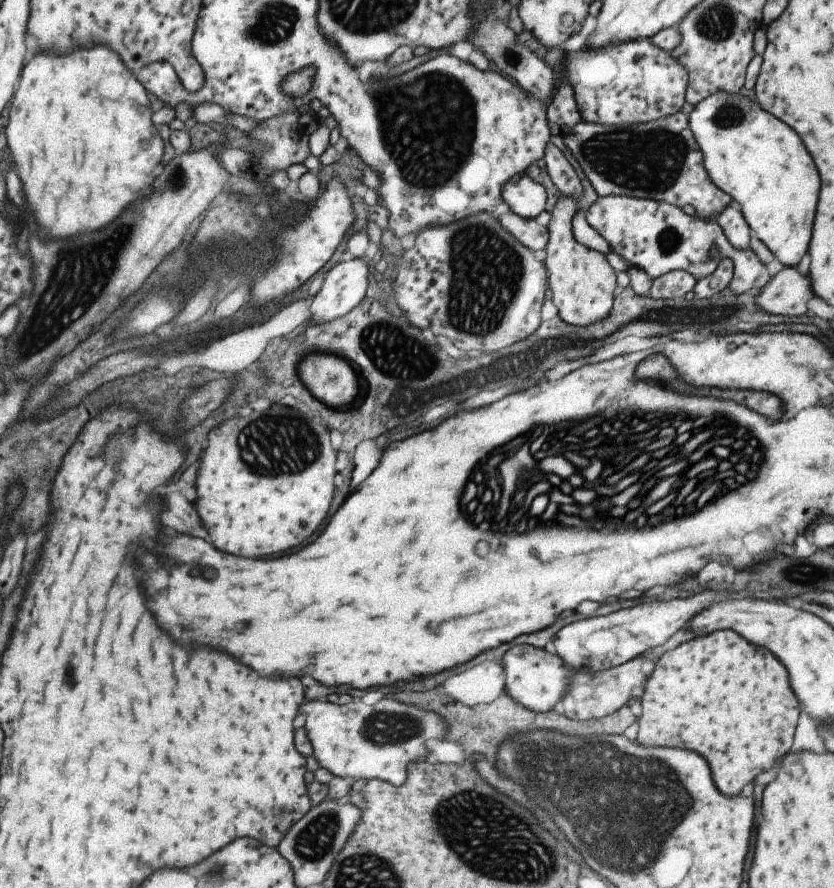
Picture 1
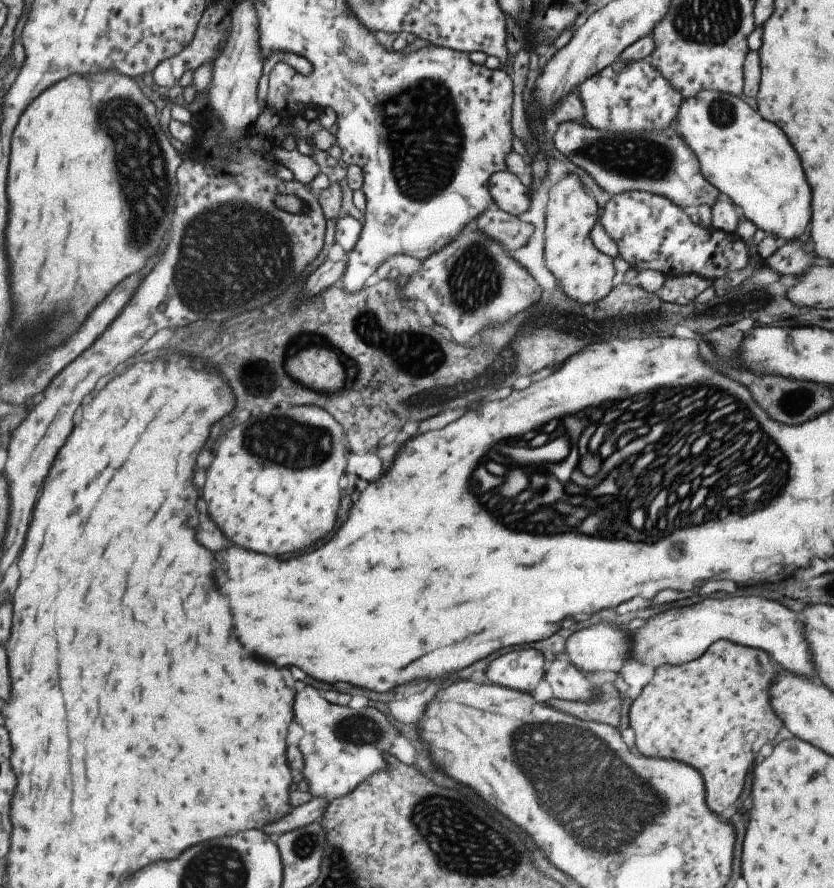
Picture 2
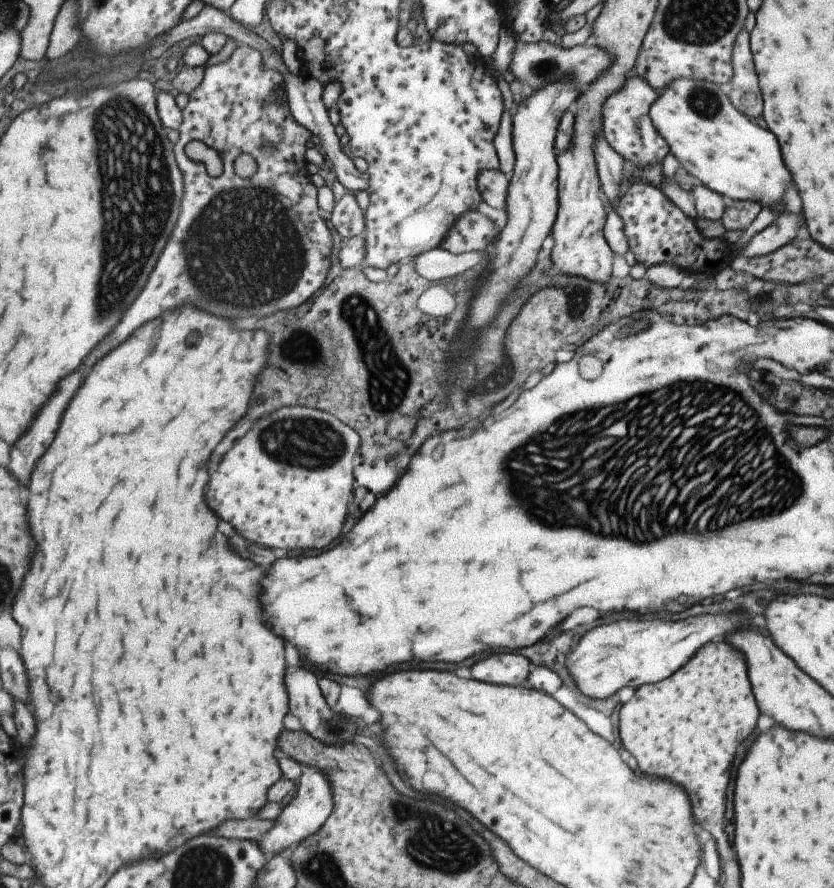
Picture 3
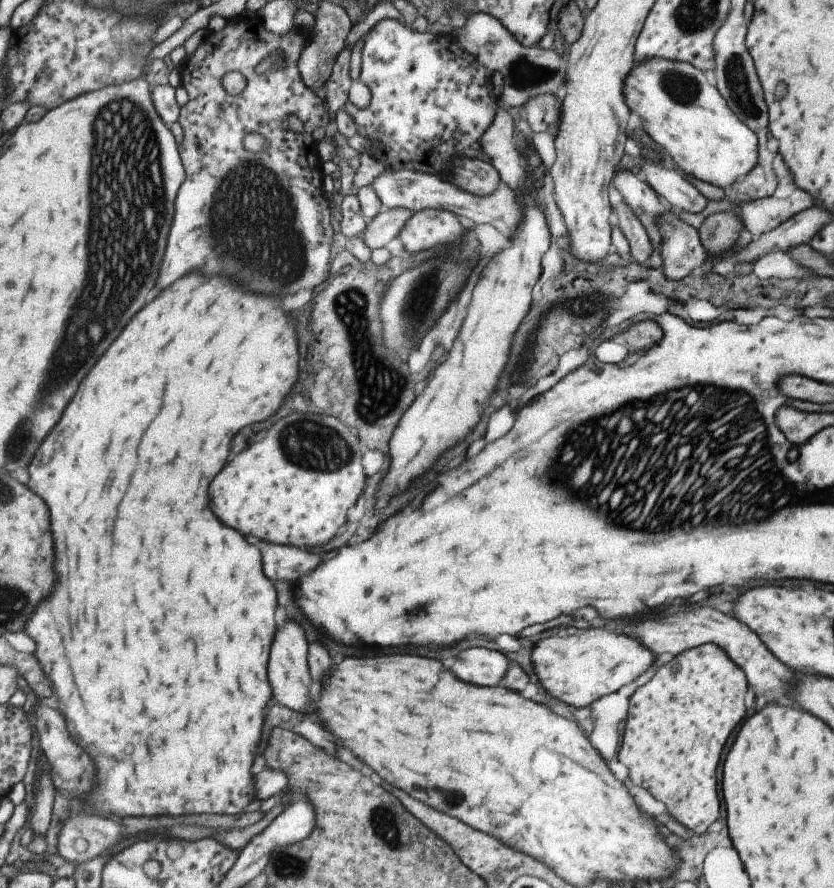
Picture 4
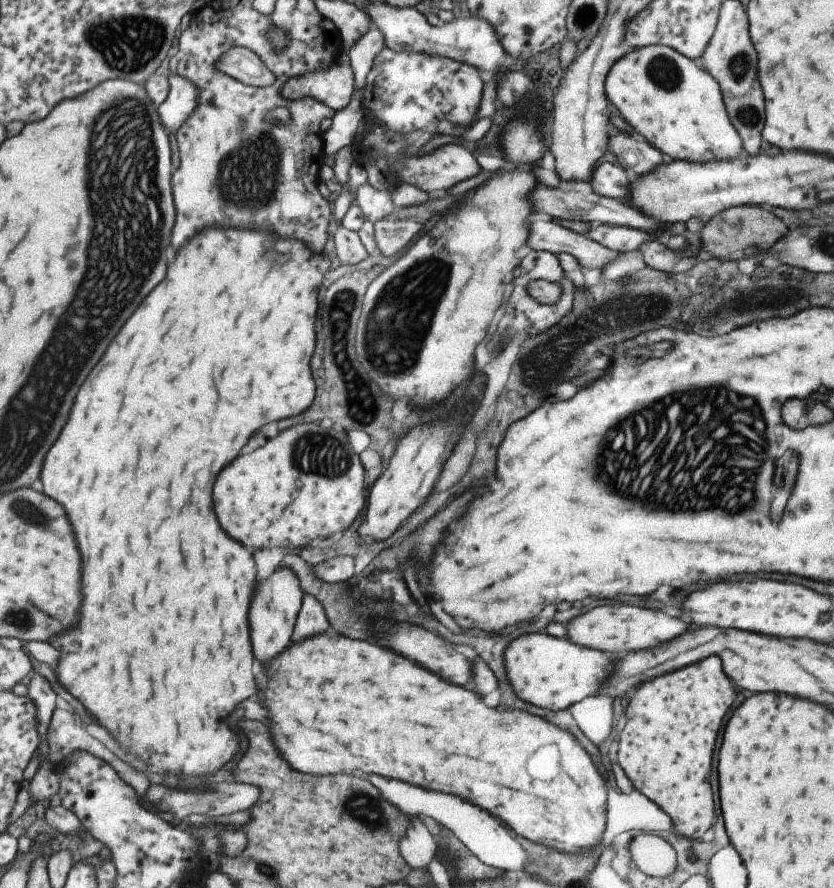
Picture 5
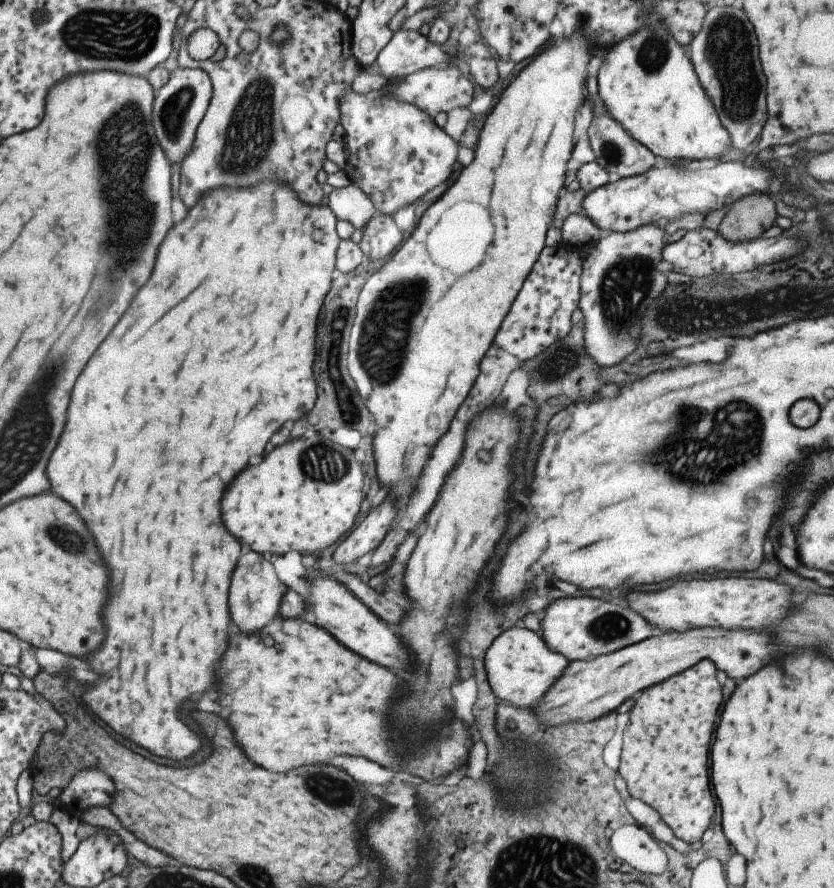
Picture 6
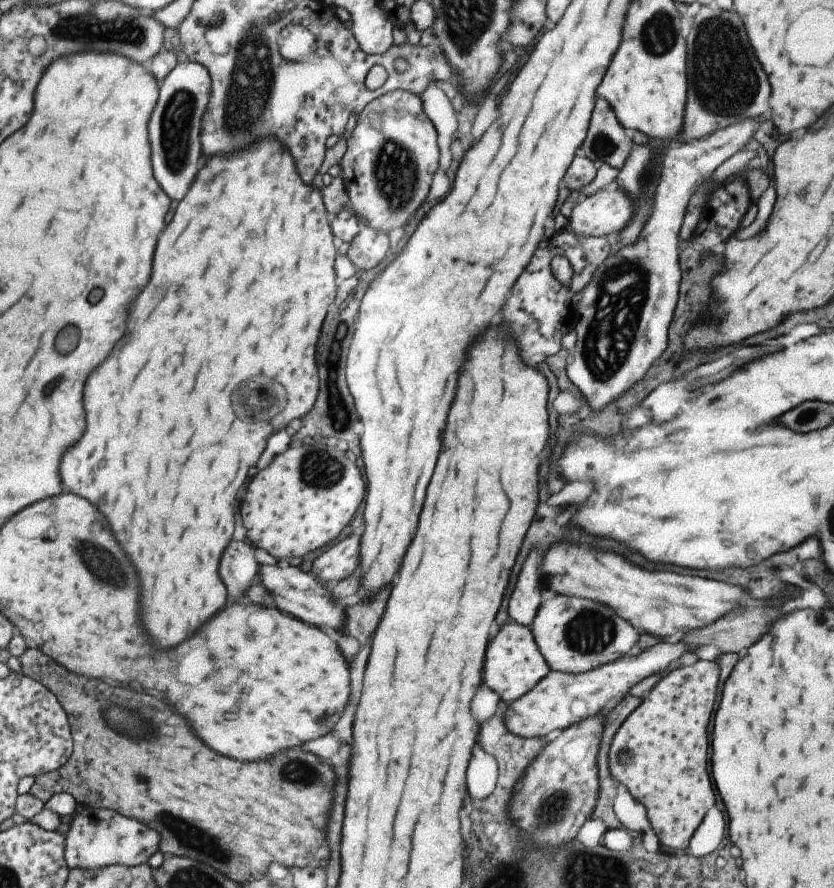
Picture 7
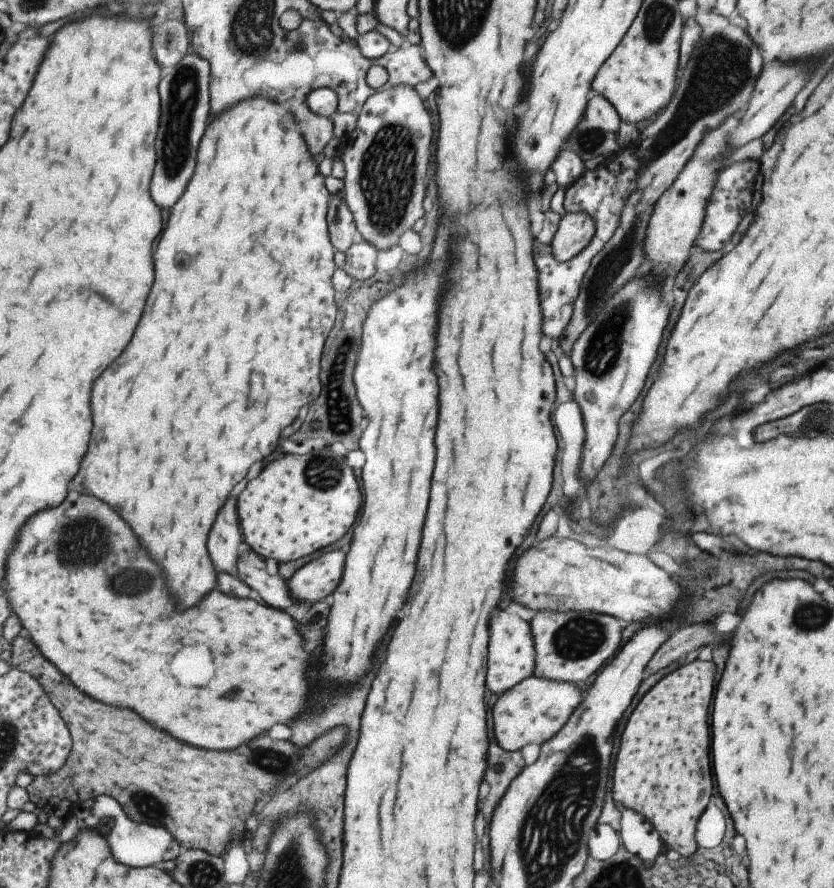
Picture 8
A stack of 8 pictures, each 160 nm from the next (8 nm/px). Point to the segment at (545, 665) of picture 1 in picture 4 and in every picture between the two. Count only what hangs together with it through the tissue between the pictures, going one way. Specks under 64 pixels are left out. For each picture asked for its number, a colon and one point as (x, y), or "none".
2: (521, 669)
3: (511, 669)
4: (478, 666)

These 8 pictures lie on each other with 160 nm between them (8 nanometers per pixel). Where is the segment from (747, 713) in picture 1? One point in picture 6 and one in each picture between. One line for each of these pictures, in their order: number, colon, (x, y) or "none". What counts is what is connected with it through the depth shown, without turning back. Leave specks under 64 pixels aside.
2: (711, 713)
3: (684, 729)
4: (677, 722)
5: (667, 729)
6: (663, 760)

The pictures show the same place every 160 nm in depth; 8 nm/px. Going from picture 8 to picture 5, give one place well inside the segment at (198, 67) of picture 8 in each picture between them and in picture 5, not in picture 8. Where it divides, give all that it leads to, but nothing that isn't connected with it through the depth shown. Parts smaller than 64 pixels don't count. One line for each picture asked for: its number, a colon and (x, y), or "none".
5: (239, 63)
6: (178, 106)
7: (174, 127)

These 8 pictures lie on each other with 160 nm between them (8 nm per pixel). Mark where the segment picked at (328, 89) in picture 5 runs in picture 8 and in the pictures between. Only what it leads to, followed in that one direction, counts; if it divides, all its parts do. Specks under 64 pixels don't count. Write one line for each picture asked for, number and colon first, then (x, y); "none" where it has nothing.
6: (395, 153)
7: (392, 144)
8: (385, 156)

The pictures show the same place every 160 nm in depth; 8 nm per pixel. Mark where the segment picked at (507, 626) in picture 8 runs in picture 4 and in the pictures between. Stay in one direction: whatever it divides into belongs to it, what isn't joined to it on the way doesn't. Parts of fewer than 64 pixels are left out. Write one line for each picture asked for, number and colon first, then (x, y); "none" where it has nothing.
4: (575, 670)
5: (551, 673)
6: (519, 667)
7: (514, 664)

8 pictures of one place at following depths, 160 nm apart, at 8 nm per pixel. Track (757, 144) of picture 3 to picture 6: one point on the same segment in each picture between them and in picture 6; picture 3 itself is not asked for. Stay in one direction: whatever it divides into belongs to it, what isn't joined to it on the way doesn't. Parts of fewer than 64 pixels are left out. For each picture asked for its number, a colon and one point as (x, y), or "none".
4: (685, 116)
5: (662, 96)
6: (646, 83)

